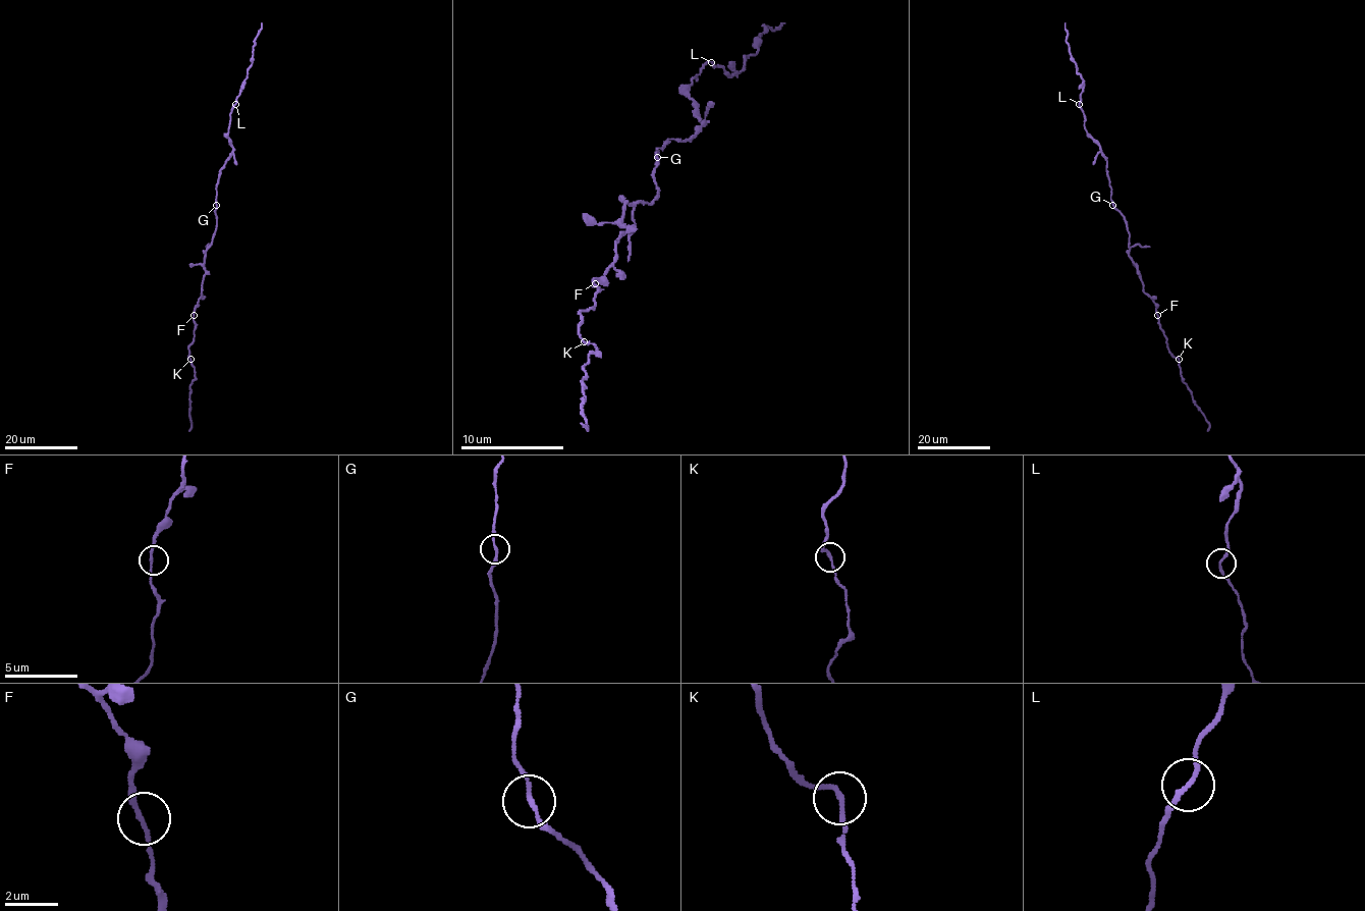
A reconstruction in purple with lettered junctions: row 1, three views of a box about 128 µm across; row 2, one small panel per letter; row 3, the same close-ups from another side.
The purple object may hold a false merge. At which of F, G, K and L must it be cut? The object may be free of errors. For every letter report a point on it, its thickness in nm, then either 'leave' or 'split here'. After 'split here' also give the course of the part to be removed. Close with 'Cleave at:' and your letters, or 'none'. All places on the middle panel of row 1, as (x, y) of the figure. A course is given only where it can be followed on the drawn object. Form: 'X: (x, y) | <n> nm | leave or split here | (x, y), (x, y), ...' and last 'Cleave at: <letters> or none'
F: (595, 283) | 160 nm | leave
G: (657, 157) | 160 nm | leave
K: (584, 341) | 160 nm | leave
L: (711, 62) | 160 nm | leave
Cleave at: none

